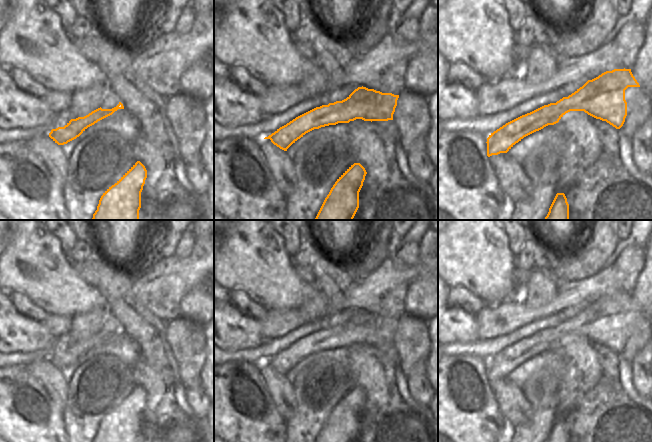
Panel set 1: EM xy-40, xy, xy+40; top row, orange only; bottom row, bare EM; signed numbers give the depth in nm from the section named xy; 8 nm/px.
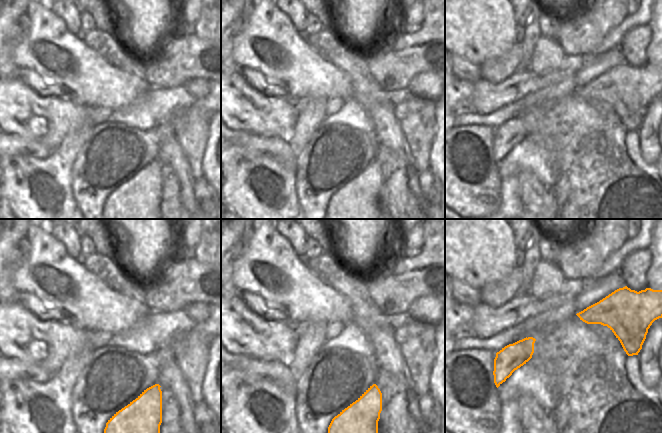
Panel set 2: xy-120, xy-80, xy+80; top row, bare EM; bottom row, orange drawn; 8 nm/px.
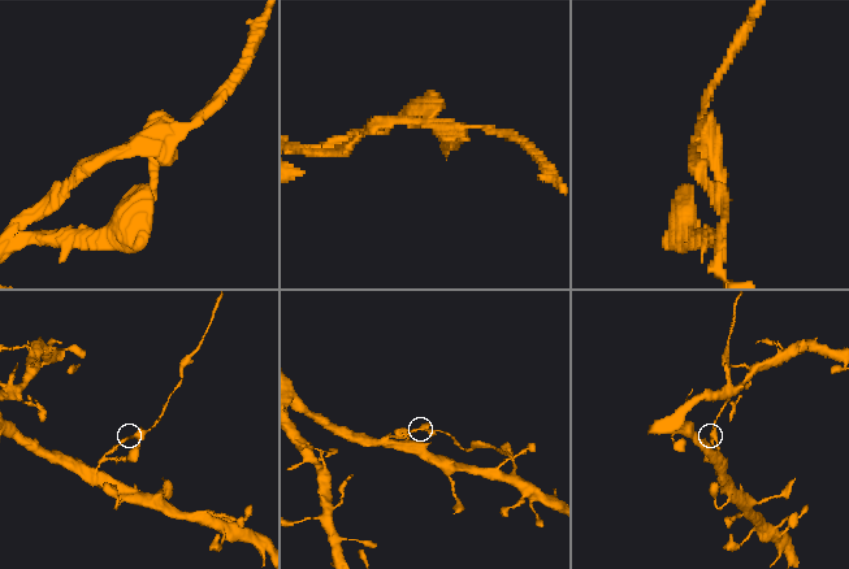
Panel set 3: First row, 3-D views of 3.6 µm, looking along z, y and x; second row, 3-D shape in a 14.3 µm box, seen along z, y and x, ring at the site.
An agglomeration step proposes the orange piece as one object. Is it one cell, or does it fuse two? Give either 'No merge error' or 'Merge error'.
No merge error.

